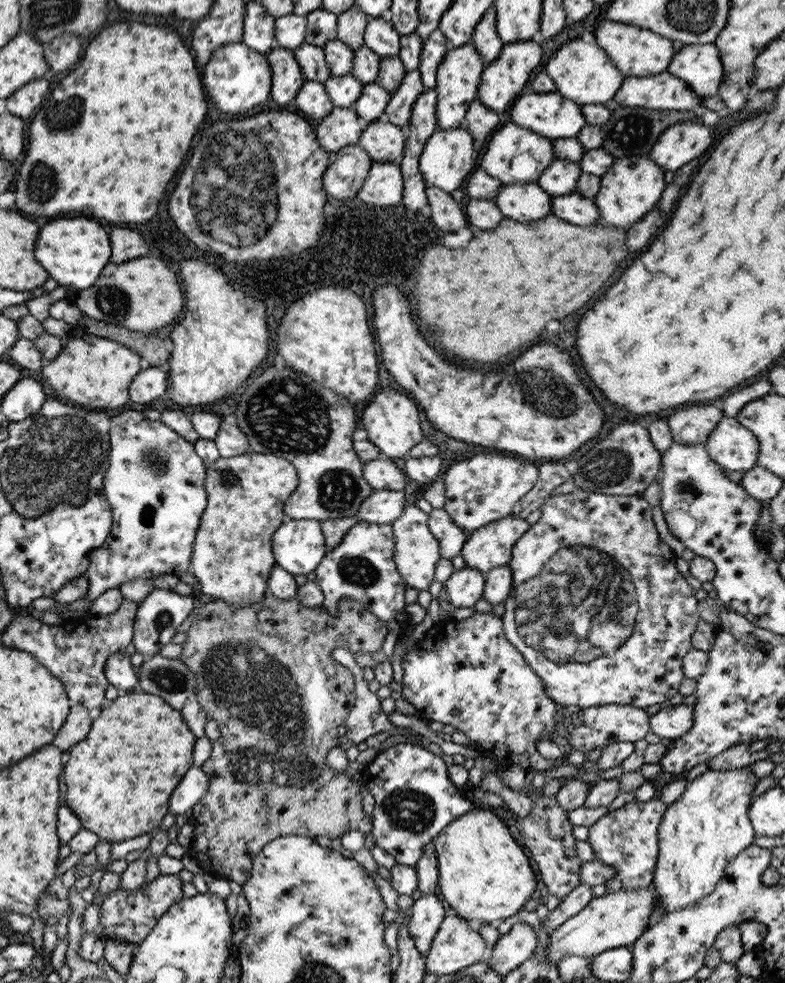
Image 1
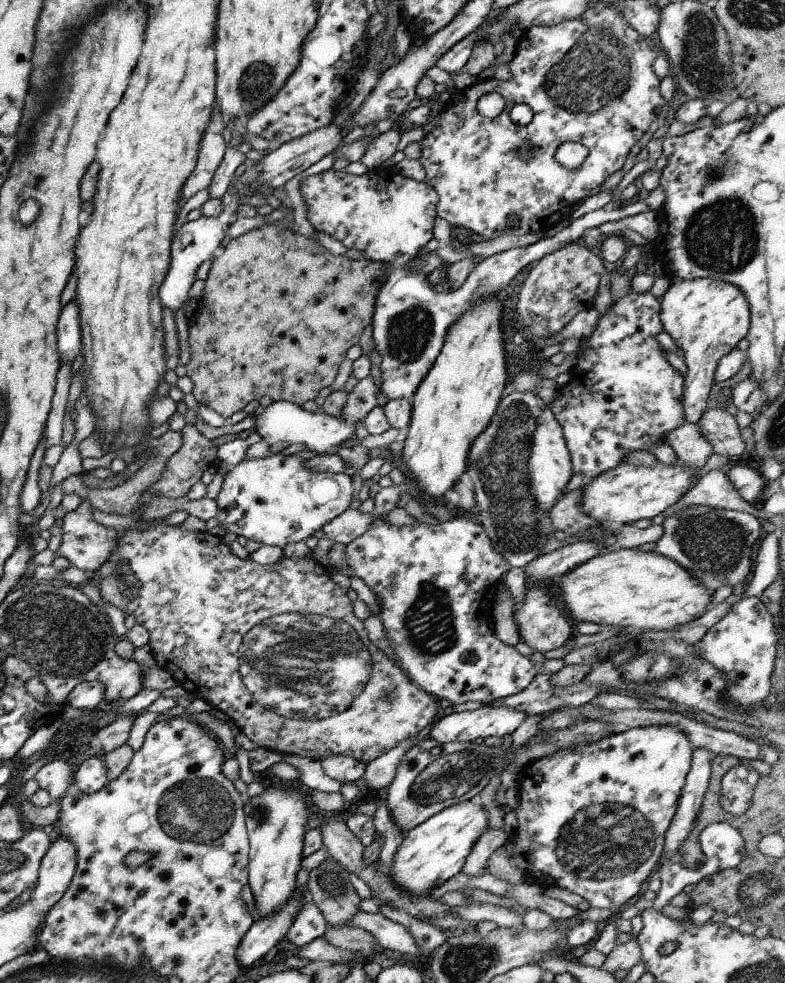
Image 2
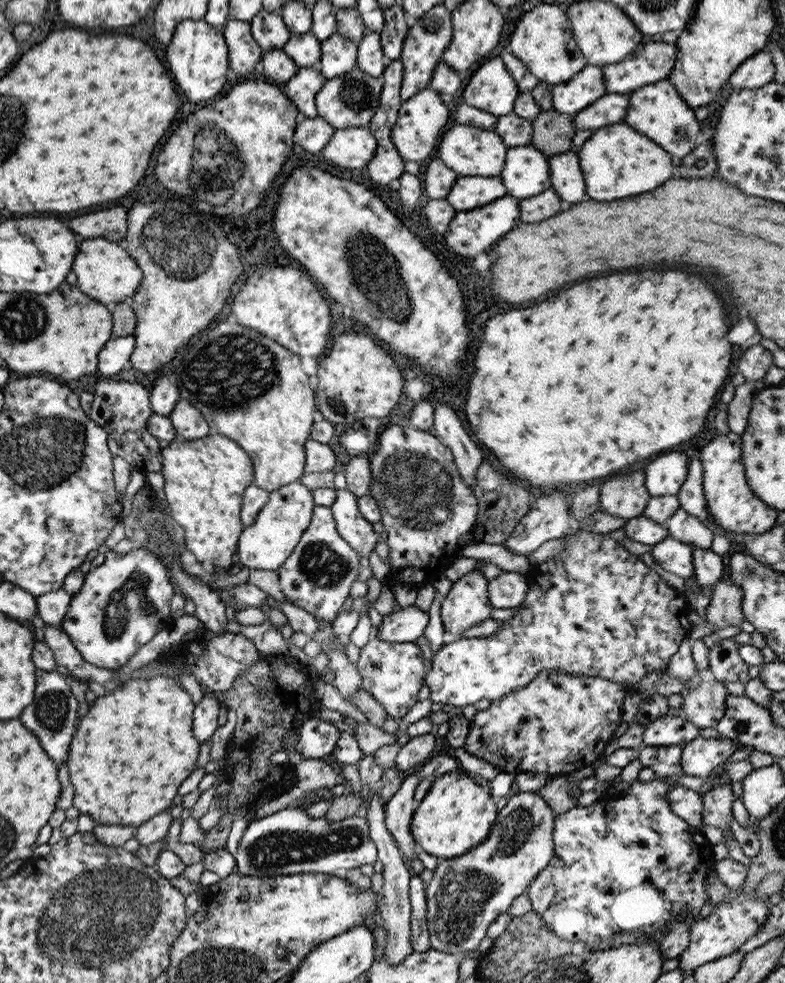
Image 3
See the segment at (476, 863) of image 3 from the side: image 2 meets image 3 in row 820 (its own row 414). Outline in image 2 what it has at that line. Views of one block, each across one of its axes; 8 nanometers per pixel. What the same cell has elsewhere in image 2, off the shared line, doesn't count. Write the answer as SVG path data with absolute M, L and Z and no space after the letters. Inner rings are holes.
M515 390L501 399L492 422L468 450L468 468L465 473L476 488L478 512L474 519L488 534L496 554L504 556L504 560L514 568L540 557L549 535L556 532L550 520L550 510L556 506L558 497L568 492L567 485L574 476L574 468L562 428L538 393Z

